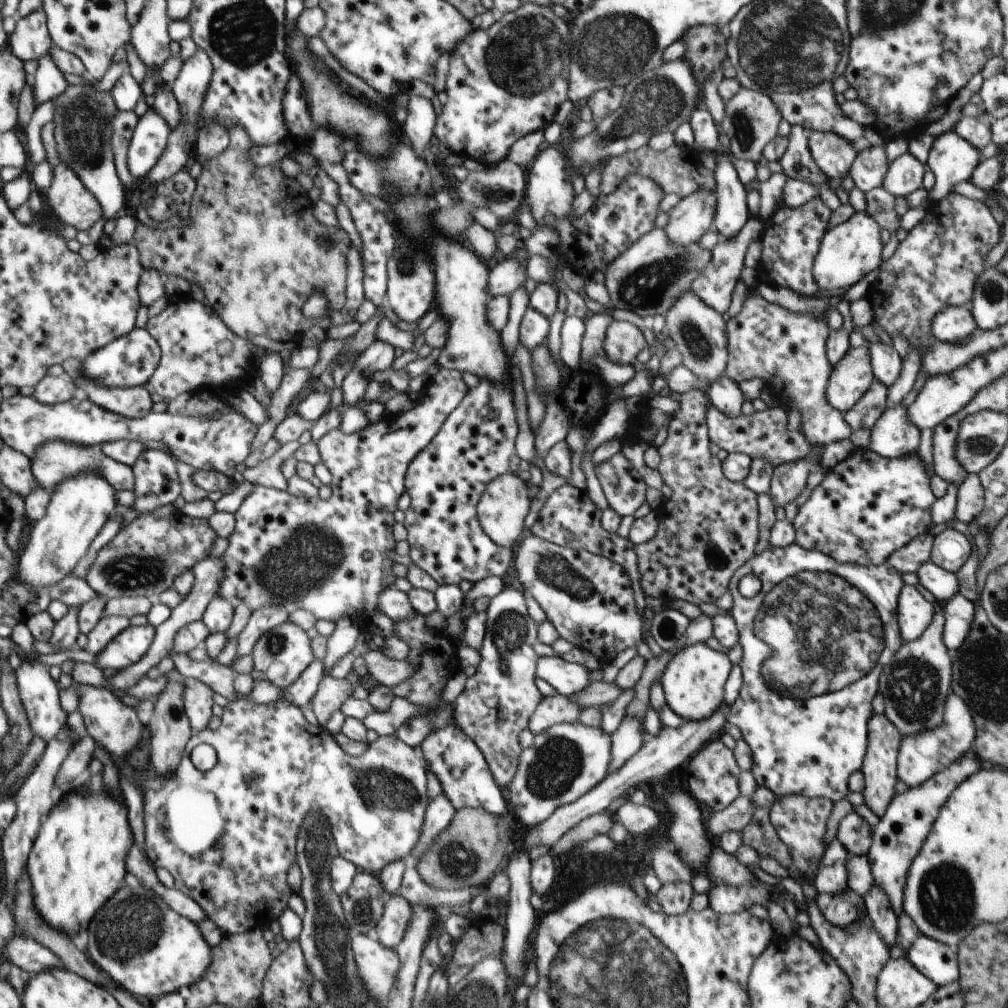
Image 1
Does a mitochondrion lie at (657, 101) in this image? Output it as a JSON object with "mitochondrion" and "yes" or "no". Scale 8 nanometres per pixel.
{"mitochondrion":"yes"}

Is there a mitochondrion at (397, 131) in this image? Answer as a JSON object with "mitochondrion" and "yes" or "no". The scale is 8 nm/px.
{"mitochondrion":"no"}

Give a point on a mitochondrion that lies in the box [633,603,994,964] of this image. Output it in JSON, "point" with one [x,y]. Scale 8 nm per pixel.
{"point":[946,893]}

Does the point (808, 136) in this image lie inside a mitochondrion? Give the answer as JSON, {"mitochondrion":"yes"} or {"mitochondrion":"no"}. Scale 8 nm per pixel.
{"mitochondrion":"no"}

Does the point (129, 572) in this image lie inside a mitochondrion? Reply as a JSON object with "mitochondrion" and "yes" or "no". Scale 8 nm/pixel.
{"mitochondrion":"yes"}

